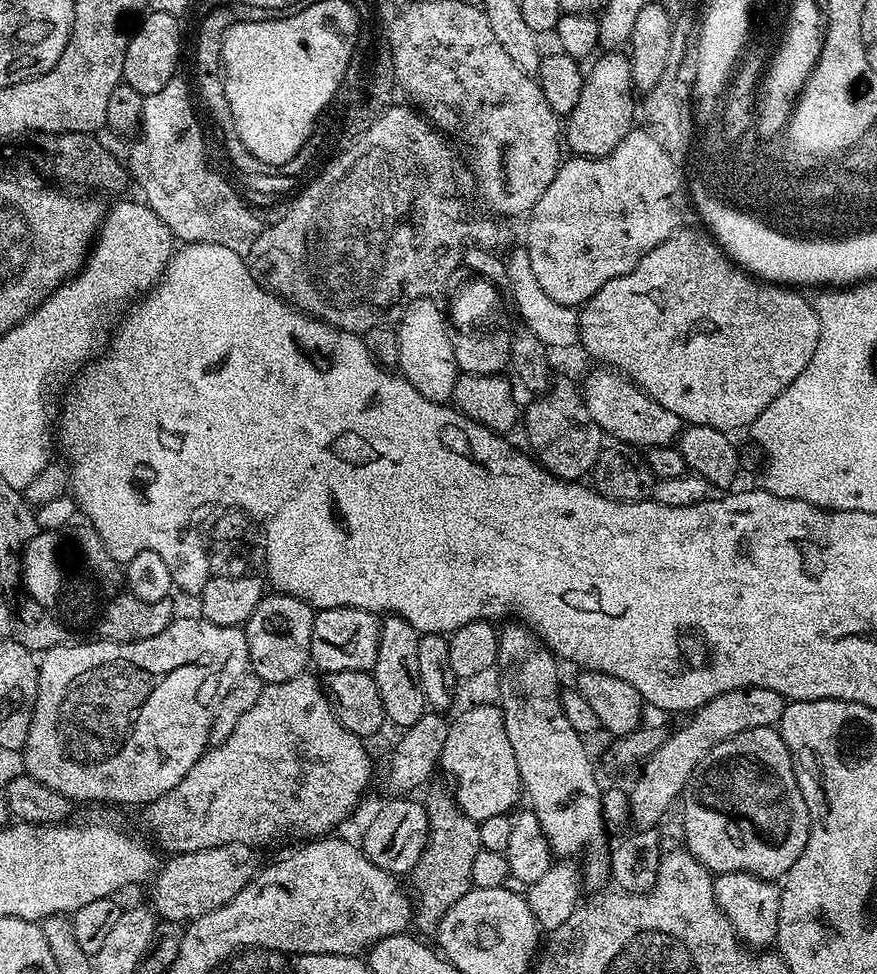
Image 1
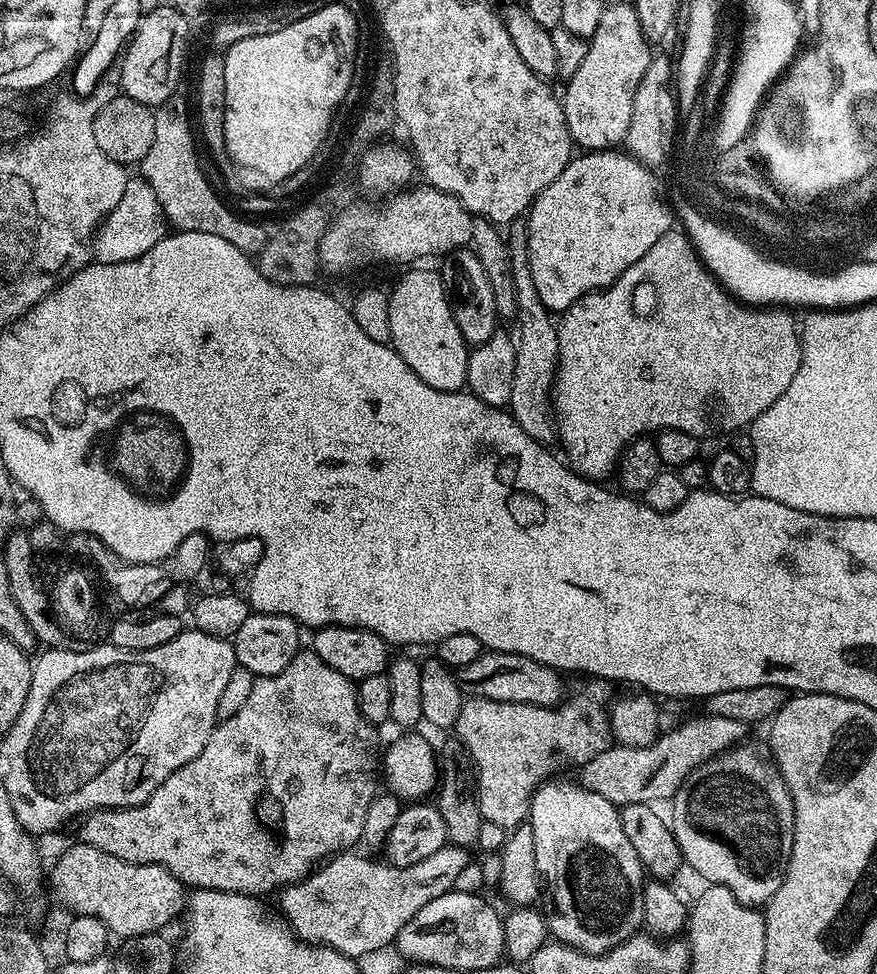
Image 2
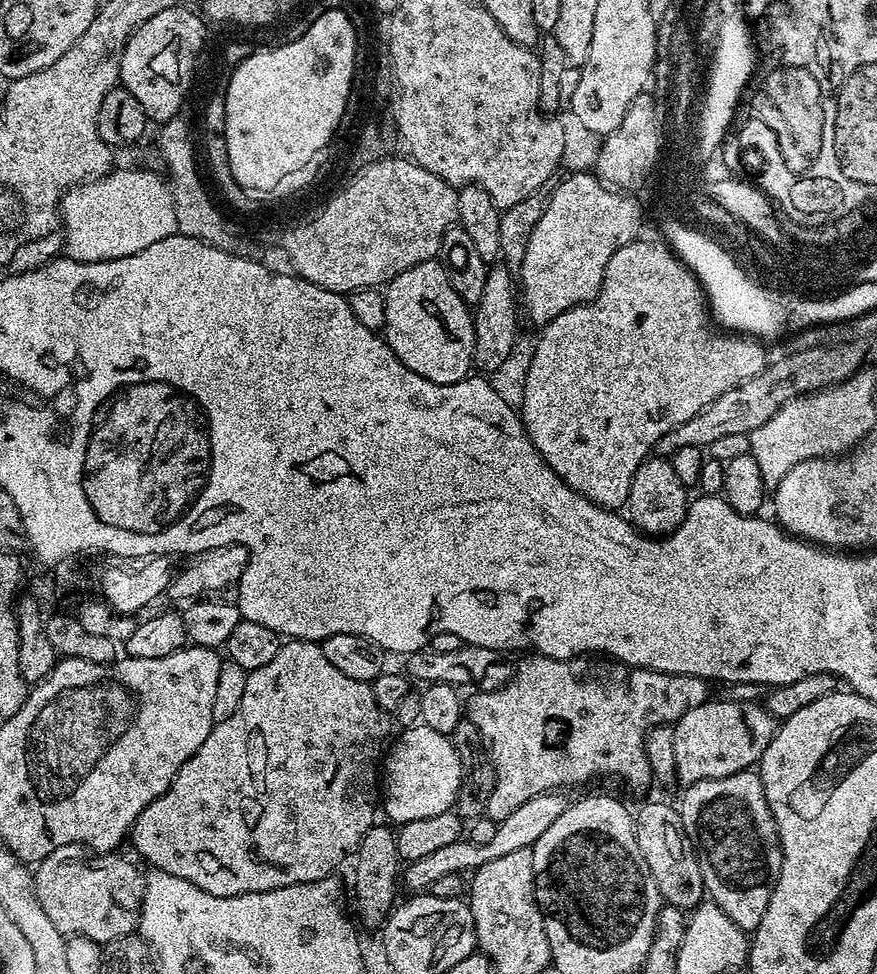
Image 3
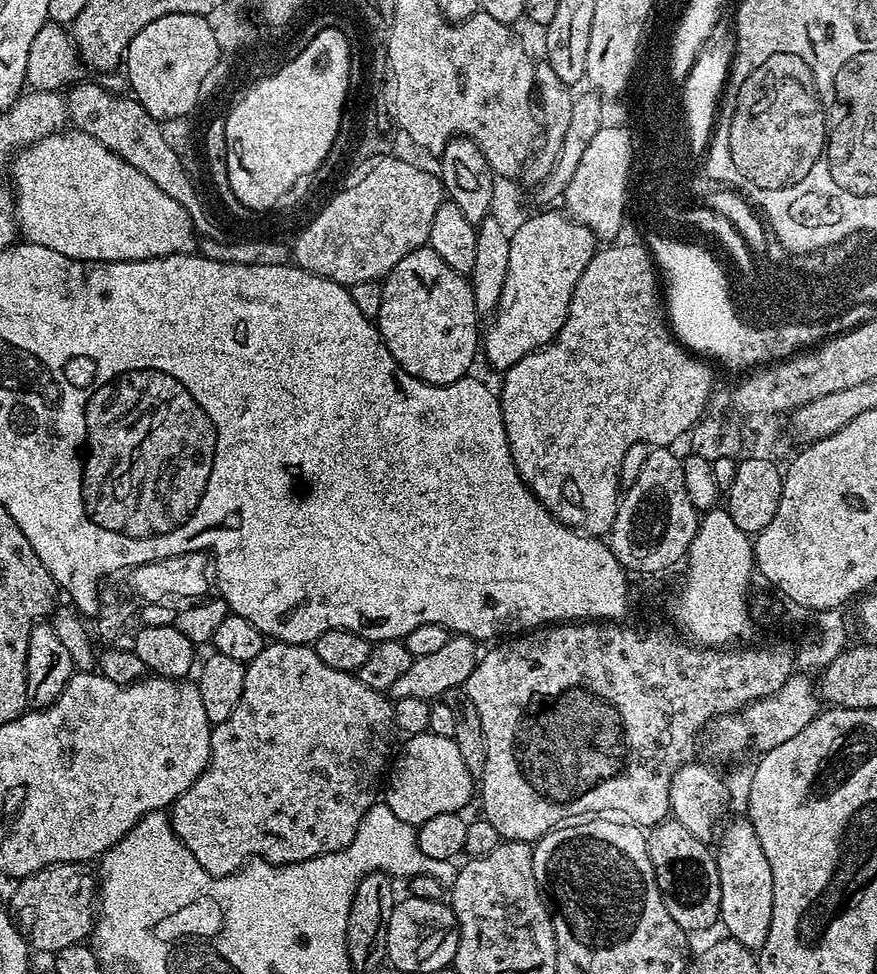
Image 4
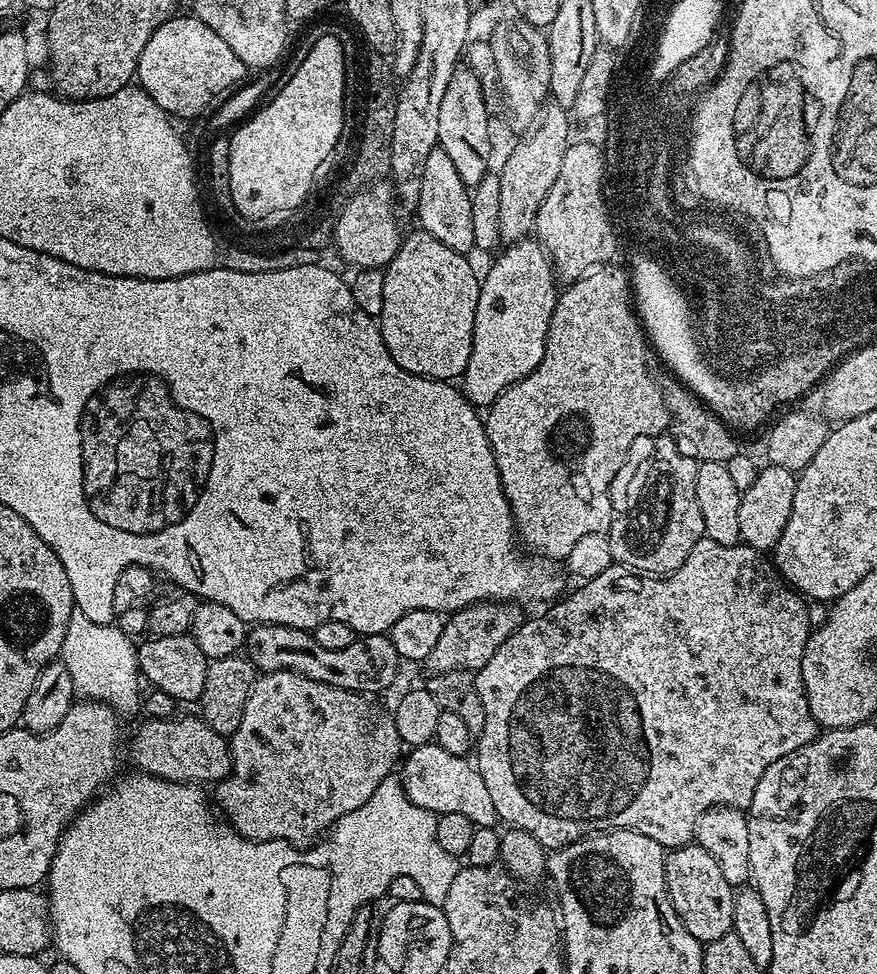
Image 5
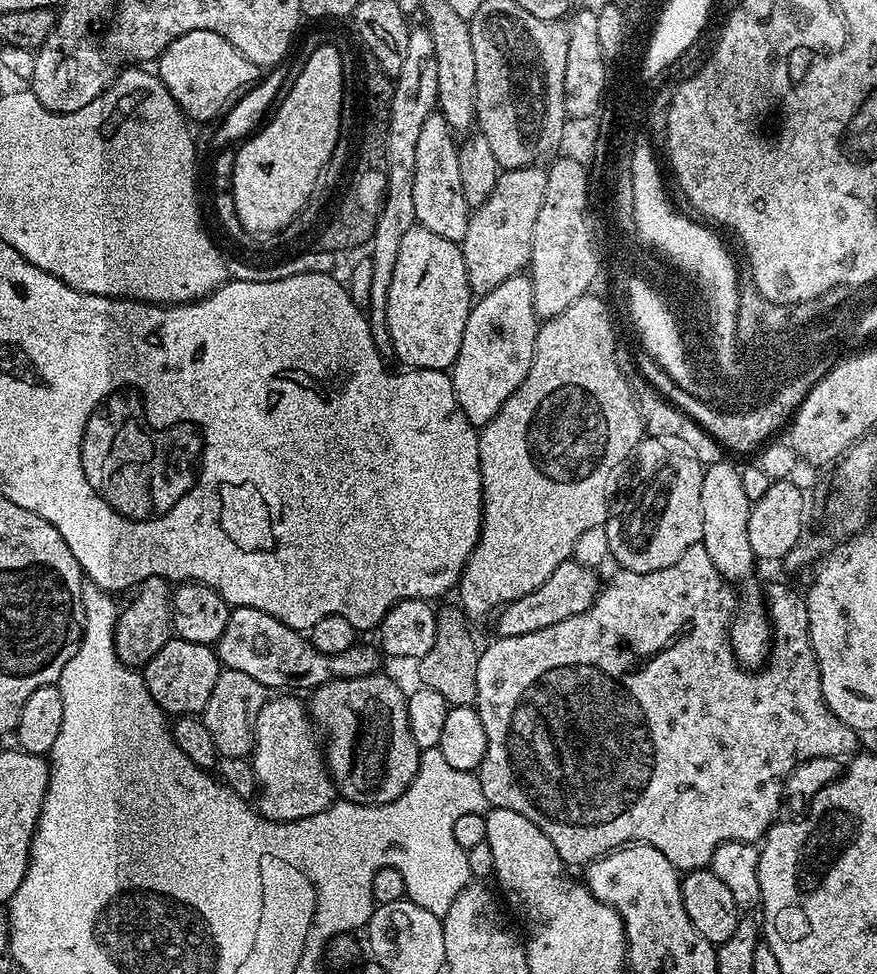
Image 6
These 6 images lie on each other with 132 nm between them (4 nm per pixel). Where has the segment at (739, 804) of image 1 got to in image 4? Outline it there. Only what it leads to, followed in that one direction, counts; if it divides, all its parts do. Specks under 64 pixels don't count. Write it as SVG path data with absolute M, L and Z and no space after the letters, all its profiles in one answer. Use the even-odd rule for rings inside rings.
M747 818L732 820L724 832L724 841L715 845L714 855L718 866L718 882L722 886L722 902L720 903L719 923L729 937L742 946L759 950L766 942L766 934L770 934L770 918L774 914L774 874L770 874L770 862L766 862L766 854L762 850L762 842L758 842L758 834L754 834L754 826Z

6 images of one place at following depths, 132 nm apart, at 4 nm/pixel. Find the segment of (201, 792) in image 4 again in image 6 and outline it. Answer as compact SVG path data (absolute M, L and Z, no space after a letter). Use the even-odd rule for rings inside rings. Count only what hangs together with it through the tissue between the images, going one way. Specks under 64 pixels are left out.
M276 694L264 703L262 710L258 714L256 719L256 733L254 734L254 742L252 743L252 751L250 753L250 763L252 765L252 774L255 783L258 785L258 796L260 792L260 804L258 803L258 811L261 816L264 816L268 820L274 820L277 822L283 822L285 820L301 820L302 818L310 818L314 814L318 814L322 810L326 810L337 799L338 793L336 791L335 784L332 783L332 775L328 772L328 766L326 763L326 752L320 744L316 741L318 737L317 729L314 727L312 717L309 716L308 710L303 699L295 700L295 695L292 694Z

